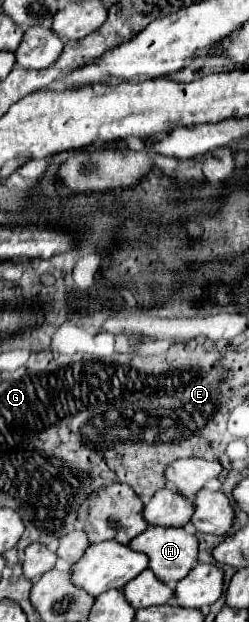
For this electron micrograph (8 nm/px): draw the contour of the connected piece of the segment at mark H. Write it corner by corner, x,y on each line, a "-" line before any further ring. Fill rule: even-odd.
147,527
141,535
137,535
129,547
133,551
141,551
149,557
149,569
155,573
159,581
165,581
169,585
183,579
193,565
197,563
197,537
187,533
183,527
167,529
167,527

